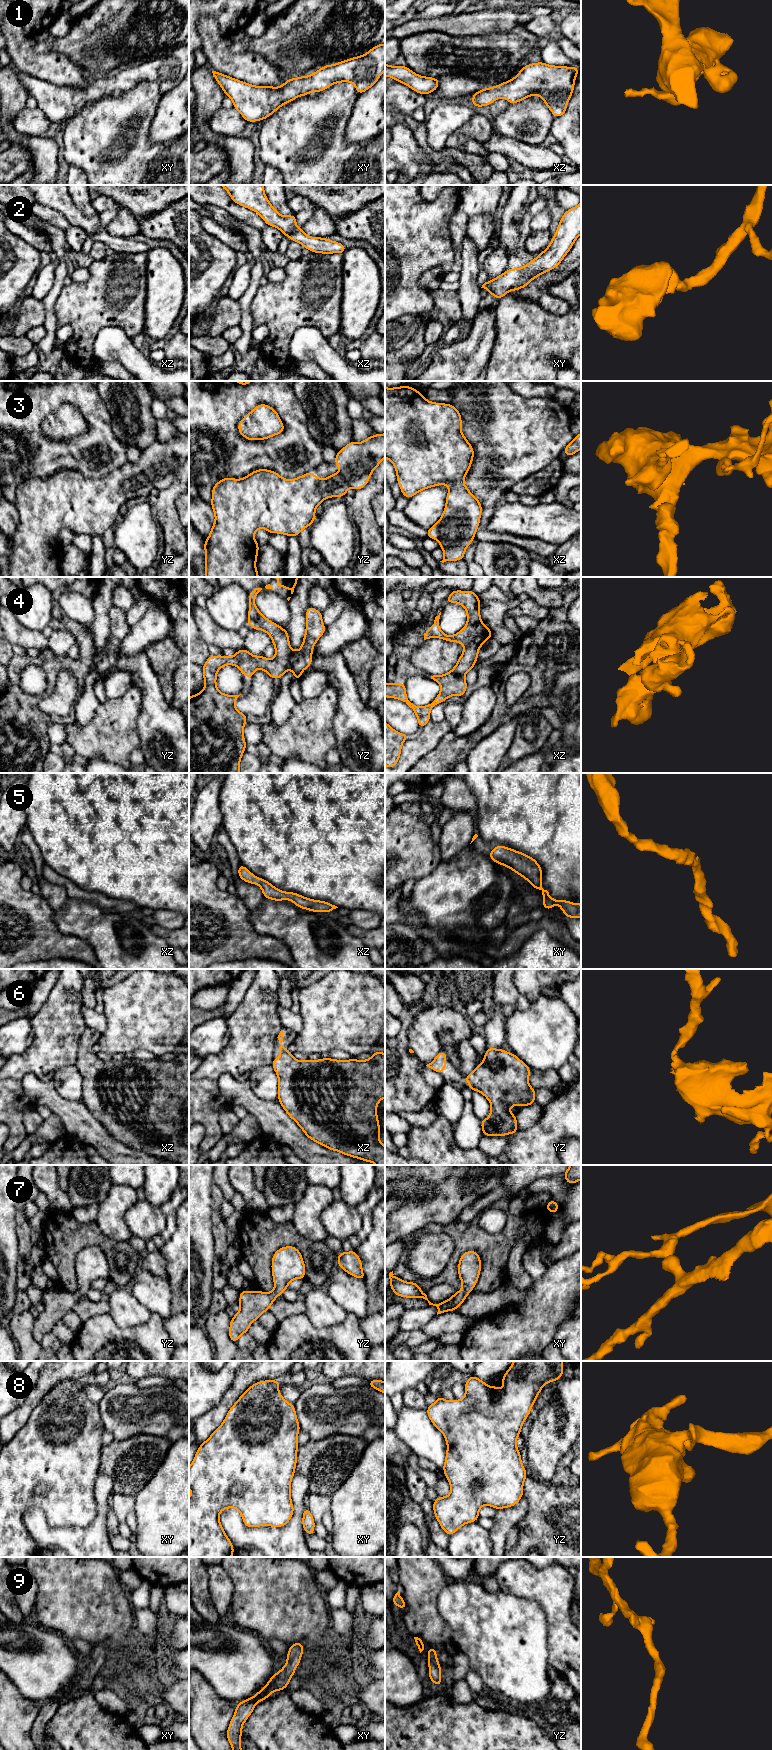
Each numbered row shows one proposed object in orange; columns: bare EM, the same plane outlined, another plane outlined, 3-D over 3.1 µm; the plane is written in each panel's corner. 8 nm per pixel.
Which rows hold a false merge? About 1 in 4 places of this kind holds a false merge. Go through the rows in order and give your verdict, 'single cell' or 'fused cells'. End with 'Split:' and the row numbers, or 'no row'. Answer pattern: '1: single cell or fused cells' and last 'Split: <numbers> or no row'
1: single cell
2: single cell
3: single cell
4: single cell
5: single cell
6: single cell
7: single cell
8: single cell
9: single cell
Split: no row

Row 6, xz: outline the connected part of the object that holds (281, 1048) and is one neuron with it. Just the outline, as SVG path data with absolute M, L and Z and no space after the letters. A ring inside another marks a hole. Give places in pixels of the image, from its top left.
M280 1044L276 1051L283 1053L281 1057L274 1058L271 1064L278 1076L278 1101L305 1135L329 1150L376 1165L385 1165L385 1147L379 1139L380 1125L377 1117L377 1105L385 1098L385 1053L376 1050L364 1061L332 1058L299 1061L284 1045Z

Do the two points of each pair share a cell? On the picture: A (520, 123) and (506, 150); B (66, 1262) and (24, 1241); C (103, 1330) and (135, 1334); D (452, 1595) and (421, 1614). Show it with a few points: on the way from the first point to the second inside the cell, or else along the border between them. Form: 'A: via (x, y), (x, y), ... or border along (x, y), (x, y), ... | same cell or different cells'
A: border along (500, 134), (534, 146) | different cells
B: border along (43, 1248), (46, 1258) | different cells
C: via (111, 1335), (127, 1335) | same cell
D: border along (446, 1582), (438, 1596), (437, 1610), (448, 1625) | different cells

